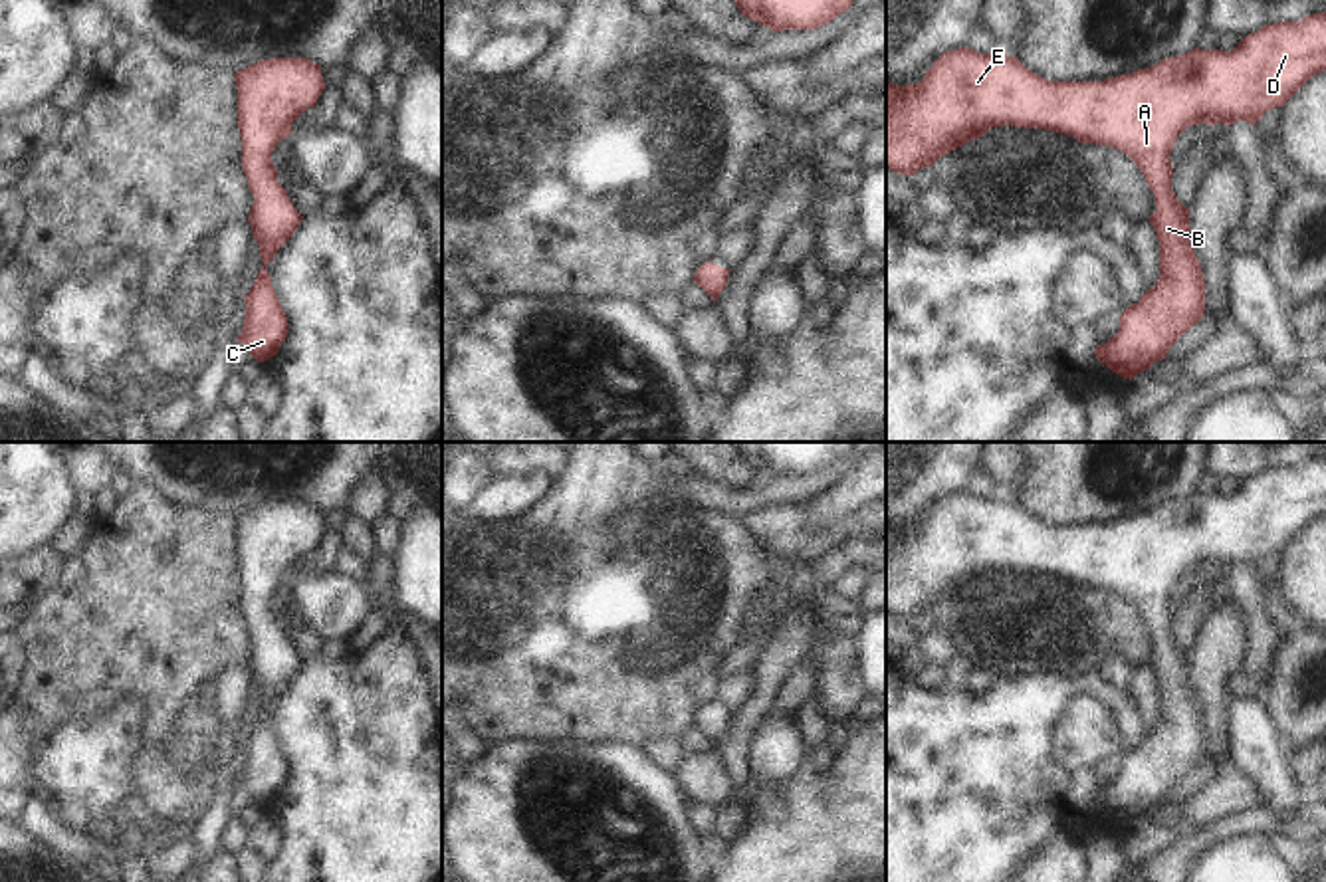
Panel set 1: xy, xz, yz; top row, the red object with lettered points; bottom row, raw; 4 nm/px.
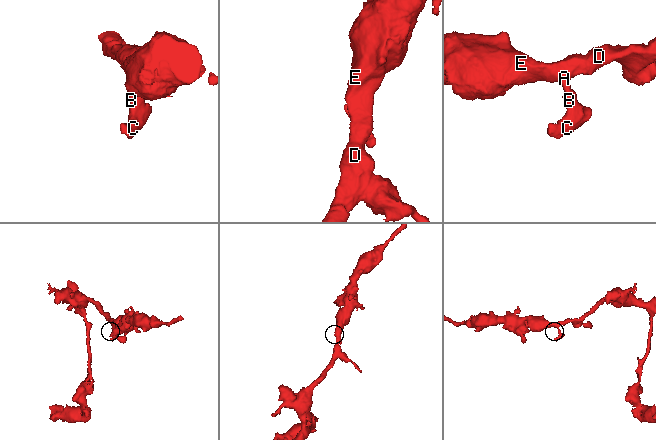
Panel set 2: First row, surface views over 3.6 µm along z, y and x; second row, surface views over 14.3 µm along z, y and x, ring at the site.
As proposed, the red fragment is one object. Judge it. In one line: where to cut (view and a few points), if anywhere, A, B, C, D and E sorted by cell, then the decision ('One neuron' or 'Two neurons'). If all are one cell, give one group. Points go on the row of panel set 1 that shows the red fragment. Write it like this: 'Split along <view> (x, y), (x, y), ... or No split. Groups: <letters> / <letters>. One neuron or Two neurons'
No split. Groups: A B C D E. One neuron

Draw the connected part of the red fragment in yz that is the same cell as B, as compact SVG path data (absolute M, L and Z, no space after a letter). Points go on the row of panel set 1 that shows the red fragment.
M1326 12L1263 26L1231 52L1195 48L1104 81L1049 81L1003 52L949 50L920 83L900 87L886 81L886 168L914 176L920 168L934 166L939 157L1003 125L1064 133L1128 155L1156 194L1156 212L1148 220L1160 242L1160 277L1138 303L1124 309L1118 333L1098 345L1094 355L1112 373L1132 381L1165 359L1169 347L1205 313L1205 279L1189 242L1189 208L1171 188L1169 155L1177 137L1189 125L1201 123L1257 125L1269 109L1282 107L1320 71L1326 71Z

